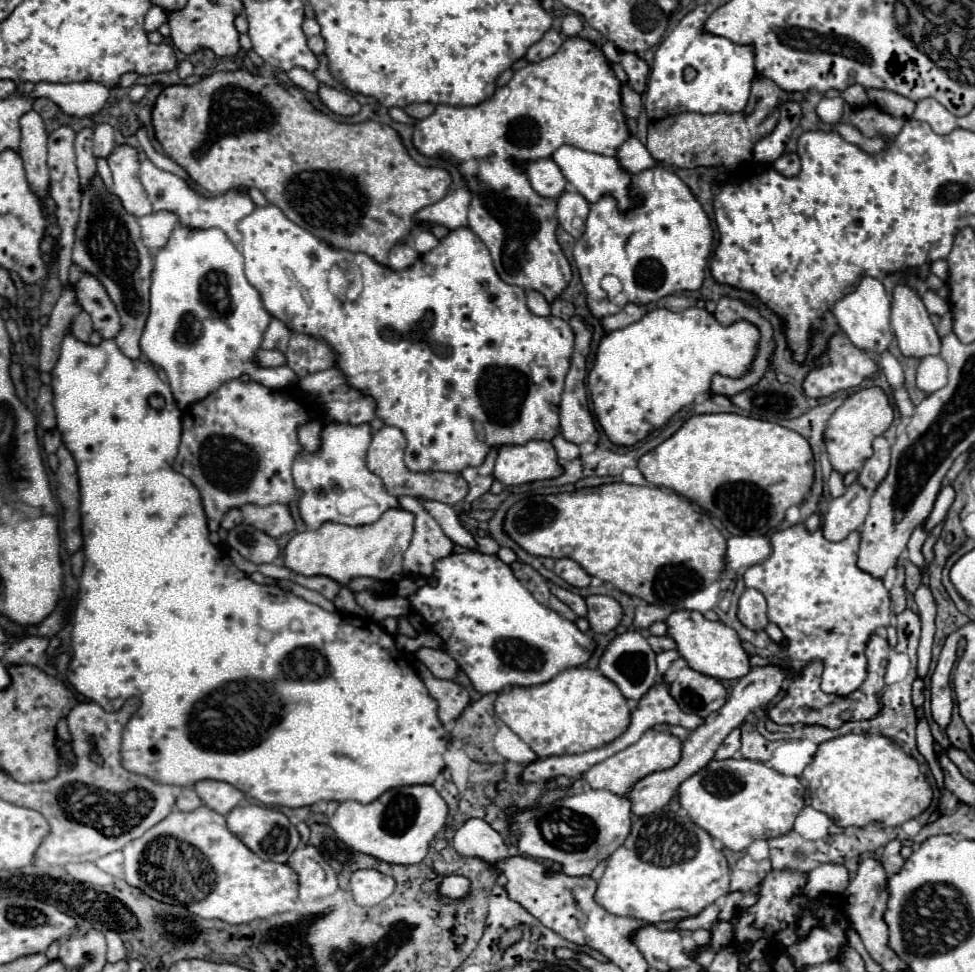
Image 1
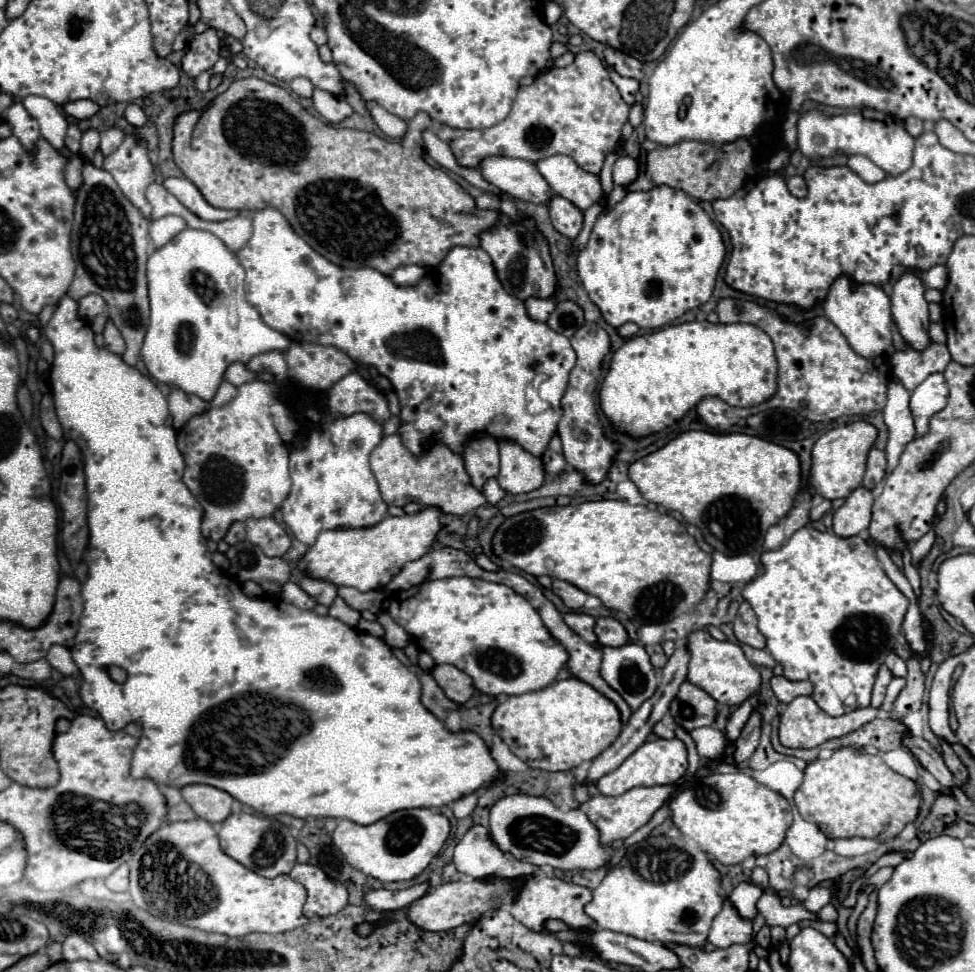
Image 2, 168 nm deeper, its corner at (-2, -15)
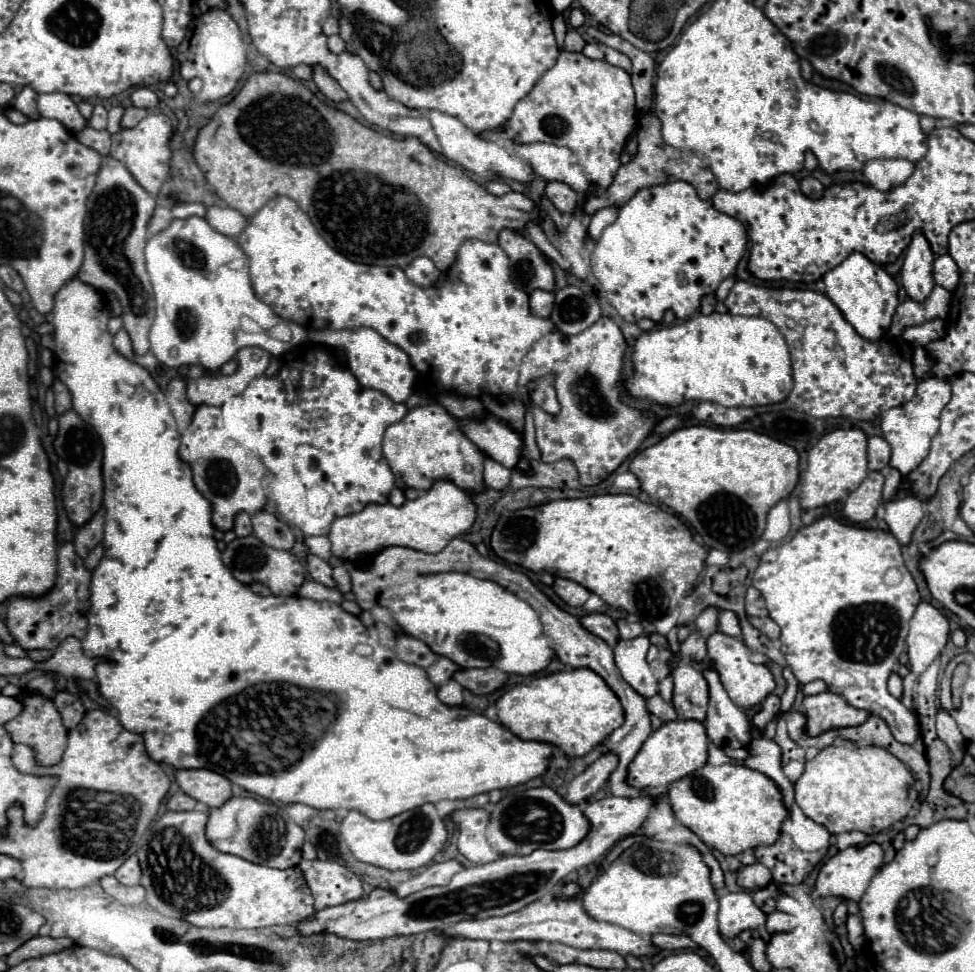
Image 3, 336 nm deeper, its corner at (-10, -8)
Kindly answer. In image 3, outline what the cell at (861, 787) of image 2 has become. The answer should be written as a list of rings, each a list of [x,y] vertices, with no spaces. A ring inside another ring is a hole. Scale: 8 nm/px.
[[[855,743],[831,745],[819,751],[819,755],[805,763],[805,771],[795,783],[795,801],[801,811],[815,823],[827,827],[833,835],[843,831],[863,831],[867,835],[881,833],[907,817],[911,809],[911,789],[915,785],[913,773],[891,753],[879,747],[859,747]]]

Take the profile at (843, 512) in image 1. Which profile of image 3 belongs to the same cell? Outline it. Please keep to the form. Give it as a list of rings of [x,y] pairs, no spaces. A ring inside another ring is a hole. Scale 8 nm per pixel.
[[[871,471],[867,479],[847,497],[843,505],[843,515],[853,523],[867,523],[869,519],[873,519],[881,503],[883,481],[883,473]]]

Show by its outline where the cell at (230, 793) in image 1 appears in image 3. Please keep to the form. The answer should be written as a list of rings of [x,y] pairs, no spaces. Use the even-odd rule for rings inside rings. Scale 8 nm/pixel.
[[[183,769],[175,773],[175,779],[183,793],[207,807],[219,807],[233,797],[231,783],[223,775],[207,769]]]

